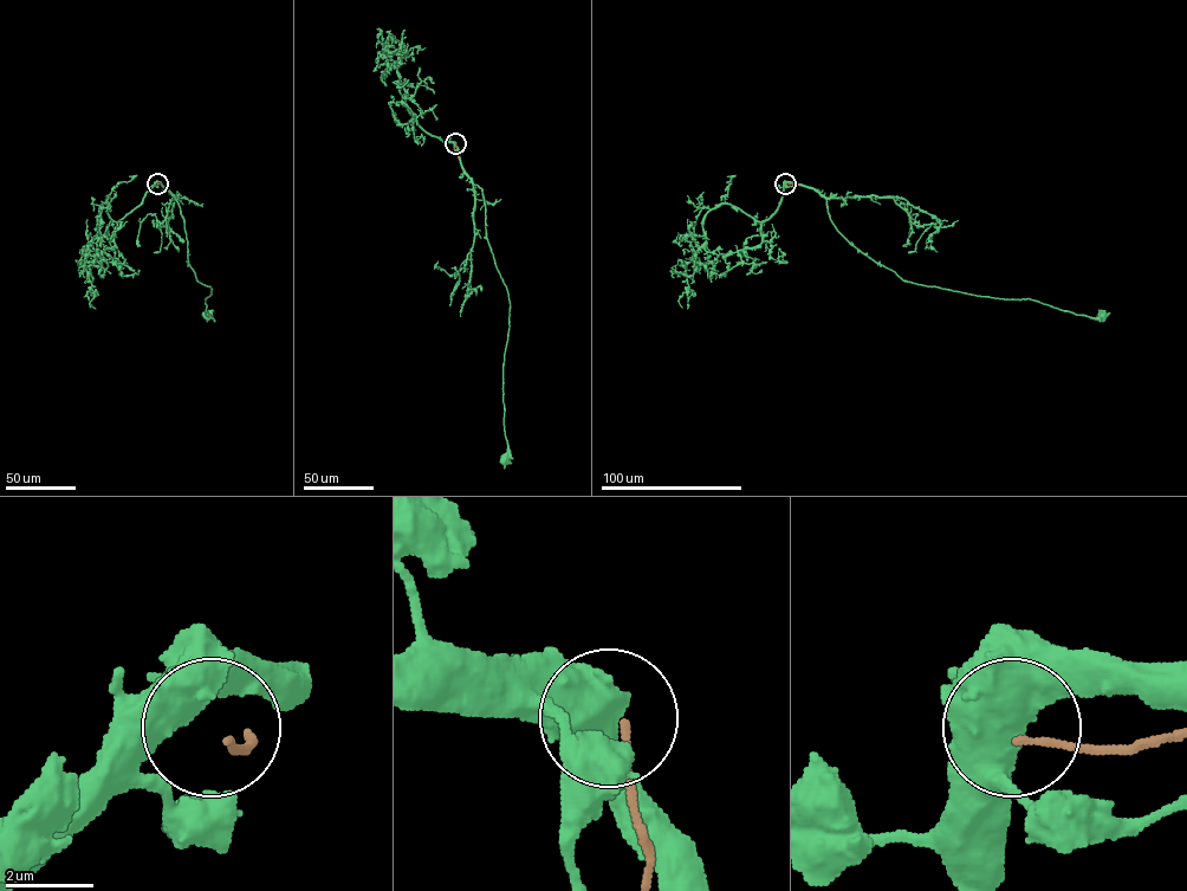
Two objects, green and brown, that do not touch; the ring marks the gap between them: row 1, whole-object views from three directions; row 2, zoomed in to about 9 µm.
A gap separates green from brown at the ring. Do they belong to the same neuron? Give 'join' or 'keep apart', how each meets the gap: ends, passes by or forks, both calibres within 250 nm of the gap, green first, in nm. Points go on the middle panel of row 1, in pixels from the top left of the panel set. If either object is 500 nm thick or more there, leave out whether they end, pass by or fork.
keep apart; 750 nm thick on the green side, 160 nm on the other

